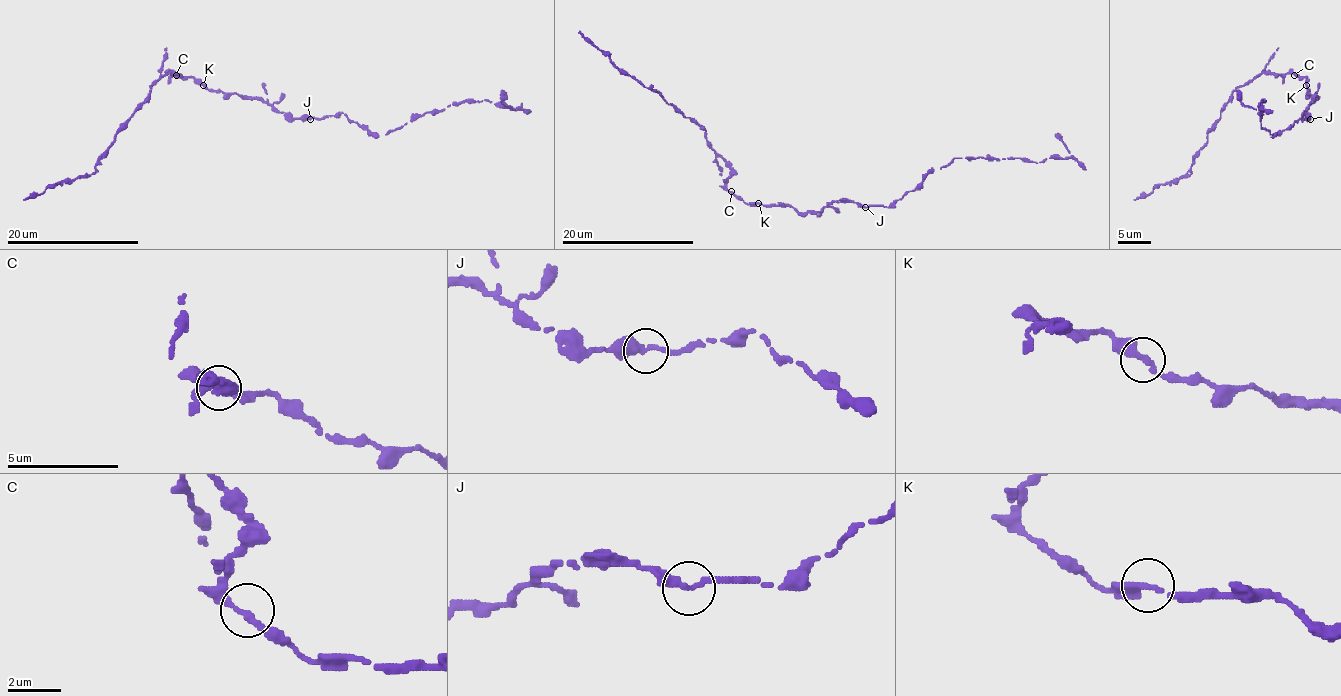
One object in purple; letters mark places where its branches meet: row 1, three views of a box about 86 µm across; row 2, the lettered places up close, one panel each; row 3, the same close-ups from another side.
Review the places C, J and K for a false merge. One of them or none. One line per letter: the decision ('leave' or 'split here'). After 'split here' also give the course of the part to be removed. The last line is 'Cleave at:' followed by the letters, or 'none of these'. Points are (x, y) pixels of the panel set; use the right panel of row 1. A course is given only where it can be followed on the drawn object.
C: leave
J: split here; foreign part runs (1311, 118), (1302, 113), (1271, 136), (1259, 121), (1261, 102), (1266, 100), (1259, 108), (1246, 107), (1236, 90)
K: leave
Cleave at: J

